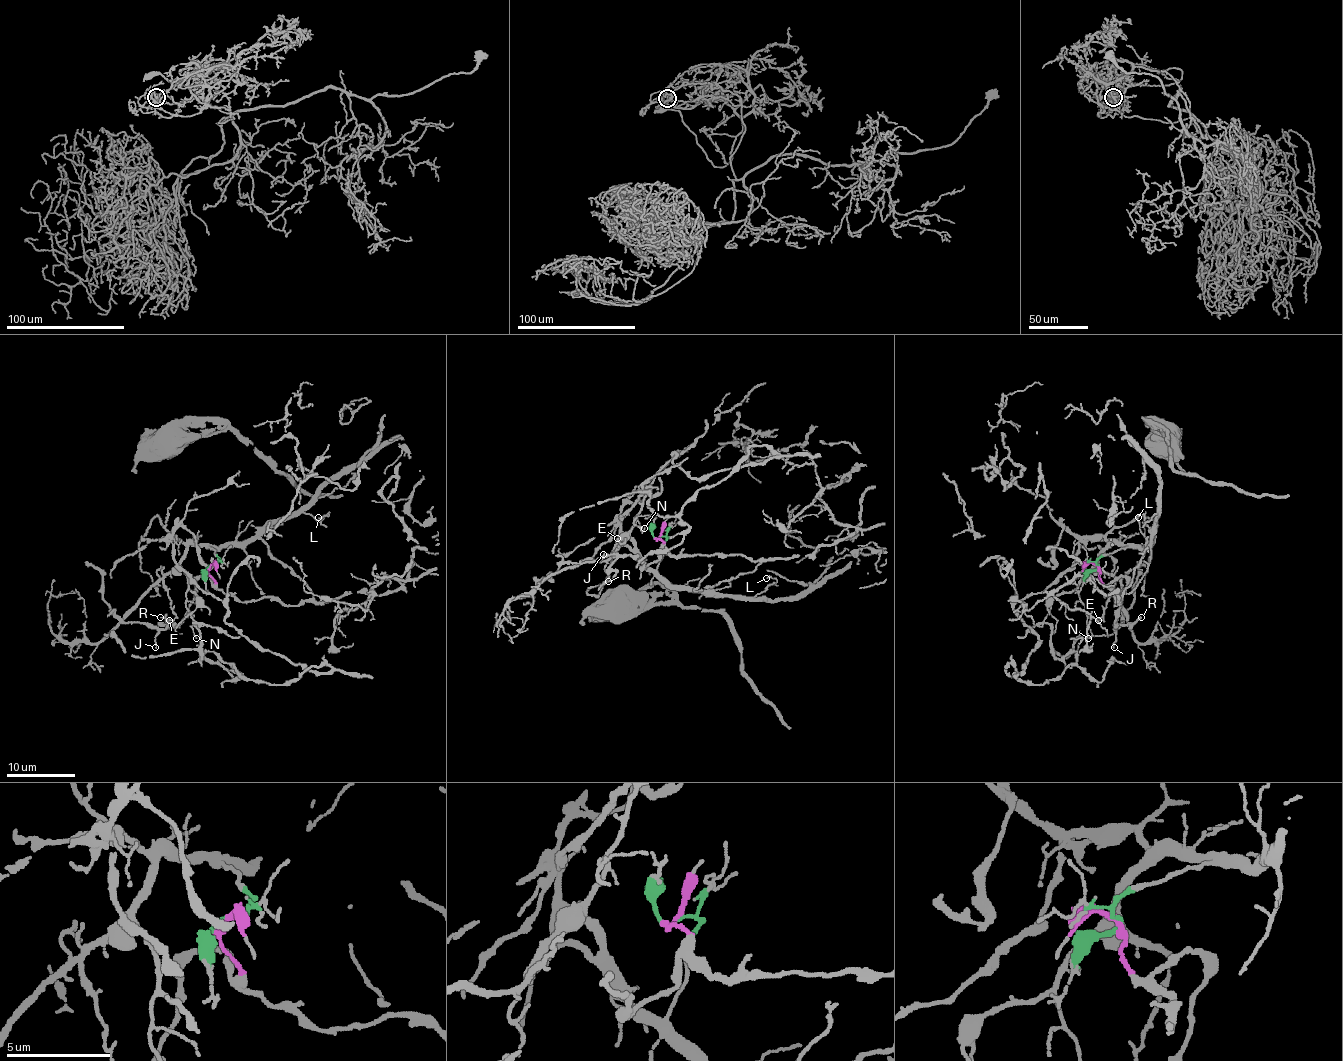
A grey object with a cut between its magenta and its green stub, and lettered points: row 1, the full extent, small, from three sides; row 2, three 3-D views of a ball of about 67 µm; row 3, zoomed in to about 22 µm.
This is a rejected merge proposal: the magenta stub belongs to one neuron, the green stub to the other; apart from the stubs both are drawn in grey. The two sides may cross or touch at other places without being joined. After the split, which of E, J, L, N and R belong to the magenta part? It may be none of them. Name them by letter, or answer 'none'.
J, R

